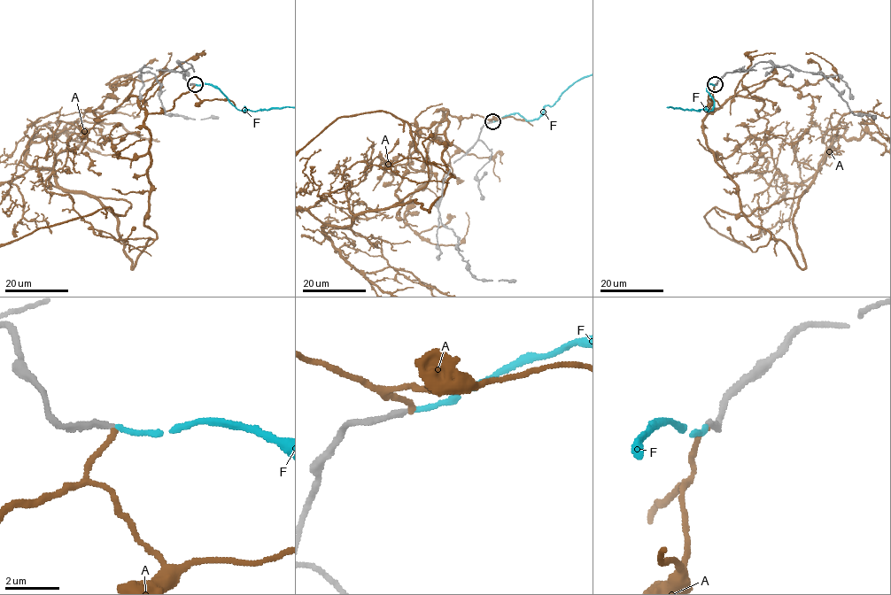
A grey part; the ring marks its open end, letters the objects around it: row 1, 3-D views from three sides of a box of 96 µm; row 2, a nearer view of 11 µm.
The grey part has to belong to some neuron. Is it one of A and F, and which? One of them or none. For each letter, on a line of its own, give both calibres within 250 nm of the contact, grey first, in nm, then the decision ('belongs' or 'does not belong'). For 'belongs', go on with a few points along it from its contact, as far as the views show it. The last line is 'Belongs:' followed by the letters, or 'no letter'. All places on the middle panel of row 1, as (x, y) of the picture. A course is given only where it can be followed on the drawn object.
A: calibres 240 and 180 nm; does not belong
F: calibres 240 and 170 nm; belongs
Belongs: F

